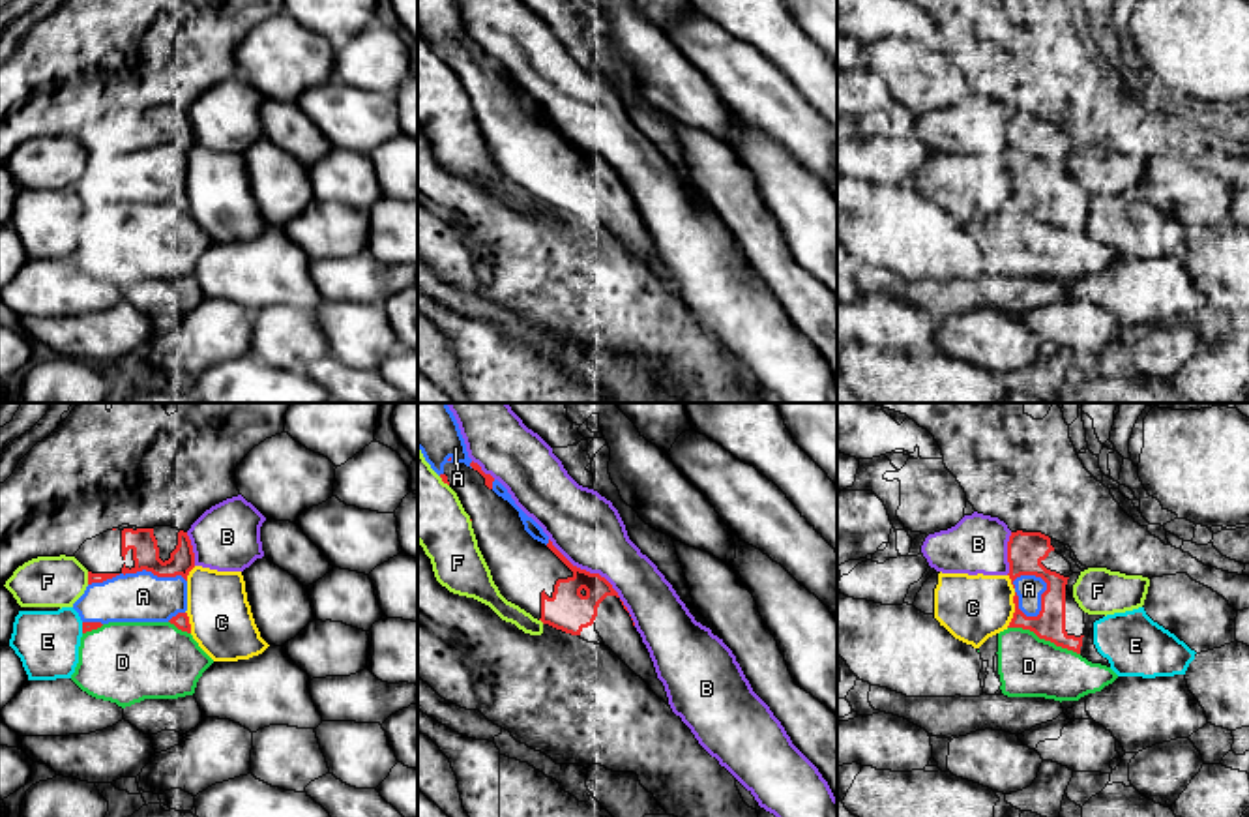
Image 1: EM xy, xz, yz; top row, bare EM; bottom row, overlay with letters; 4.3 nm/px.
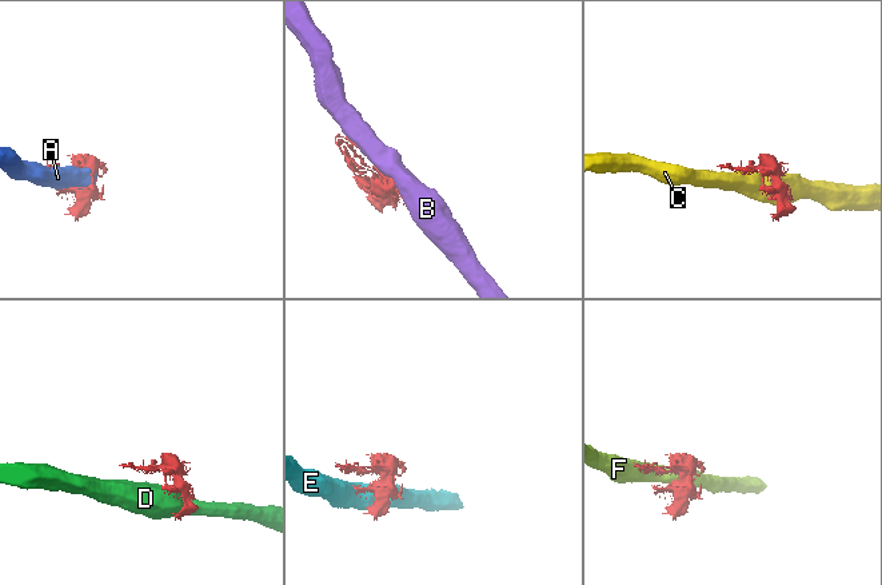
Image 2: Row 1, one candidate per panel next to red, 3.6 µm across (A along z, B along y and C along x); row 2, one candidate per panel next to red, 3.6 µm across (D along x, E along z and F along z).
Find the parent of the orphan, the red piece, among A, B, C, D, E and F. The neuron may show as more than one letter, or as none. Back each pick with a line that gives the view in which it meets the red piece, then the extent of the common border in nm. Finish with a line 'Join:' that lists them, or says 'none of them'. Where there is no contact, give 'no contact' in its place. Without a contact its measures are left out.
Join: none of them

